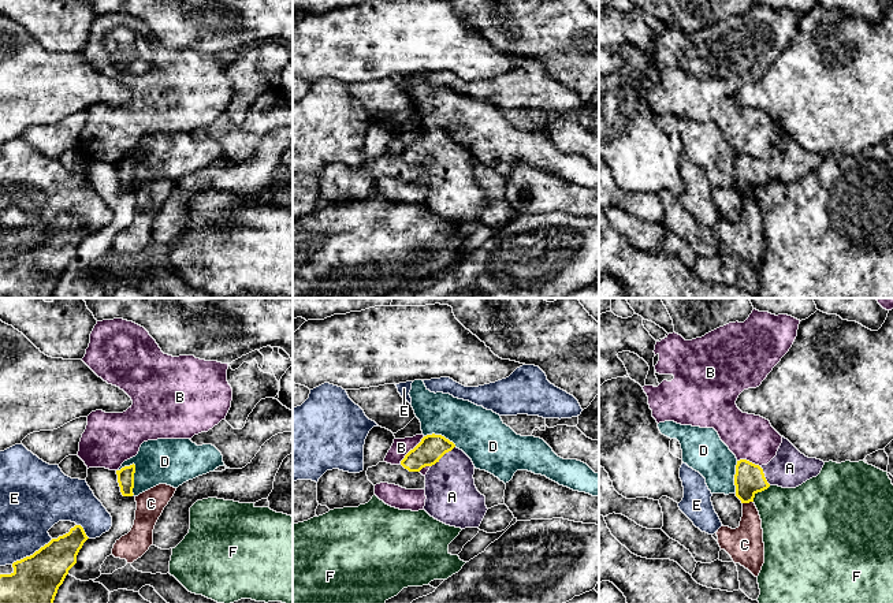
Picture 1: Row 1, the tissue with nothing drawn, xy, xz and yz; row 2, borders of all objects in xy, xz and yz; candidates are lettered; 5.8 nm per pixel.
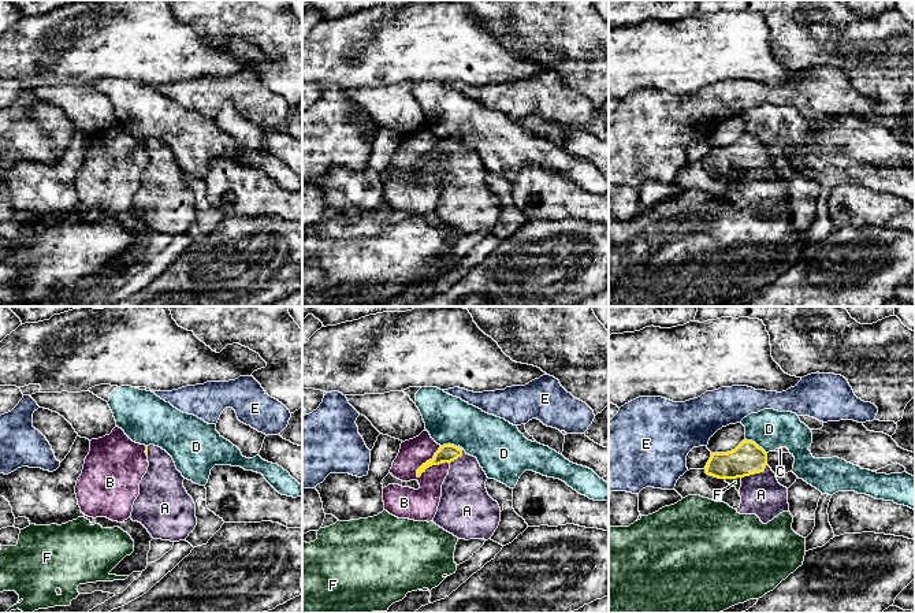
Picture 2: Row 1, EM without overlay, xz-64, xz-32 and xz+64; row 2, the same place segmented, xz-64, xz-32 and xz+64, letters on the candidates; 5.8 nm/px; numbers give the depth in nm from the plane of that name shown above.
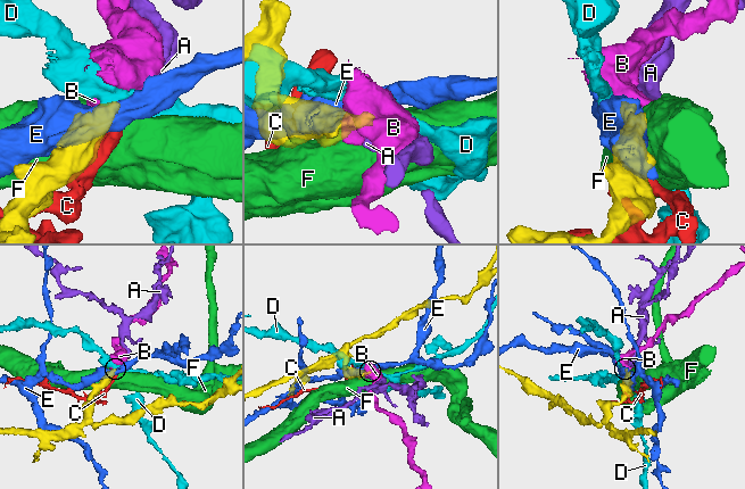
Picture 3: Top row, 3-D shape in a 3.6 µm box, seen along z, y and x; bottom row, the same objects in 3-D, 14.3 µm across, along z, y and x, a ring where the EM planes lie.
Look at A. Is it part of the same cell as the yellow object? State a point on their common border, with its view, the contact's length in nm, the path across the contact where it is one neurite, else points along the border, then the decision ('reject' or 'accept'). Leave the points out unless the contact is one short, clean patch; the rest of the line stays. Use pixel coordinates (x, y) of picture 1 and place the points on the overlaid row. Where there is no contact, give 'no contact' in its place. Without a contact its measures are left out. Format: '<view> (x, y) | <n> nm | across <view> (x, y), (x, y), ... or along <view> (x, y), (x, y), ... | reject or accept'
xz (442, 456) | 190 nm | across xz (432, 447), (442, 456), (450, 466), (451, 497) | accept

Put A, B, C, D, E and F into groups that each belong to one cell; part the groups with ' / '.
A / B / C / D / E / F

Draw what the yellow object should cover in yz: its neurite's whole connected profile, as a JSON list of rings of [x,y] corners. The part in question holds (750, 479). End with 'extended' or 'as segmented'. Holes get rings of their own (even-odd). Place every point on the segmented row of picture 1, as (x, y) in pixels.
[[[788,439],[782,443],[777,455],[767,465],[755,465],[747,459],[737,461],[734,485],[736,496],[741,503],[754,502],[758,492],[770,485],[796,488],[807,480],[816,477],[825,462],[801,454]]]; extended

